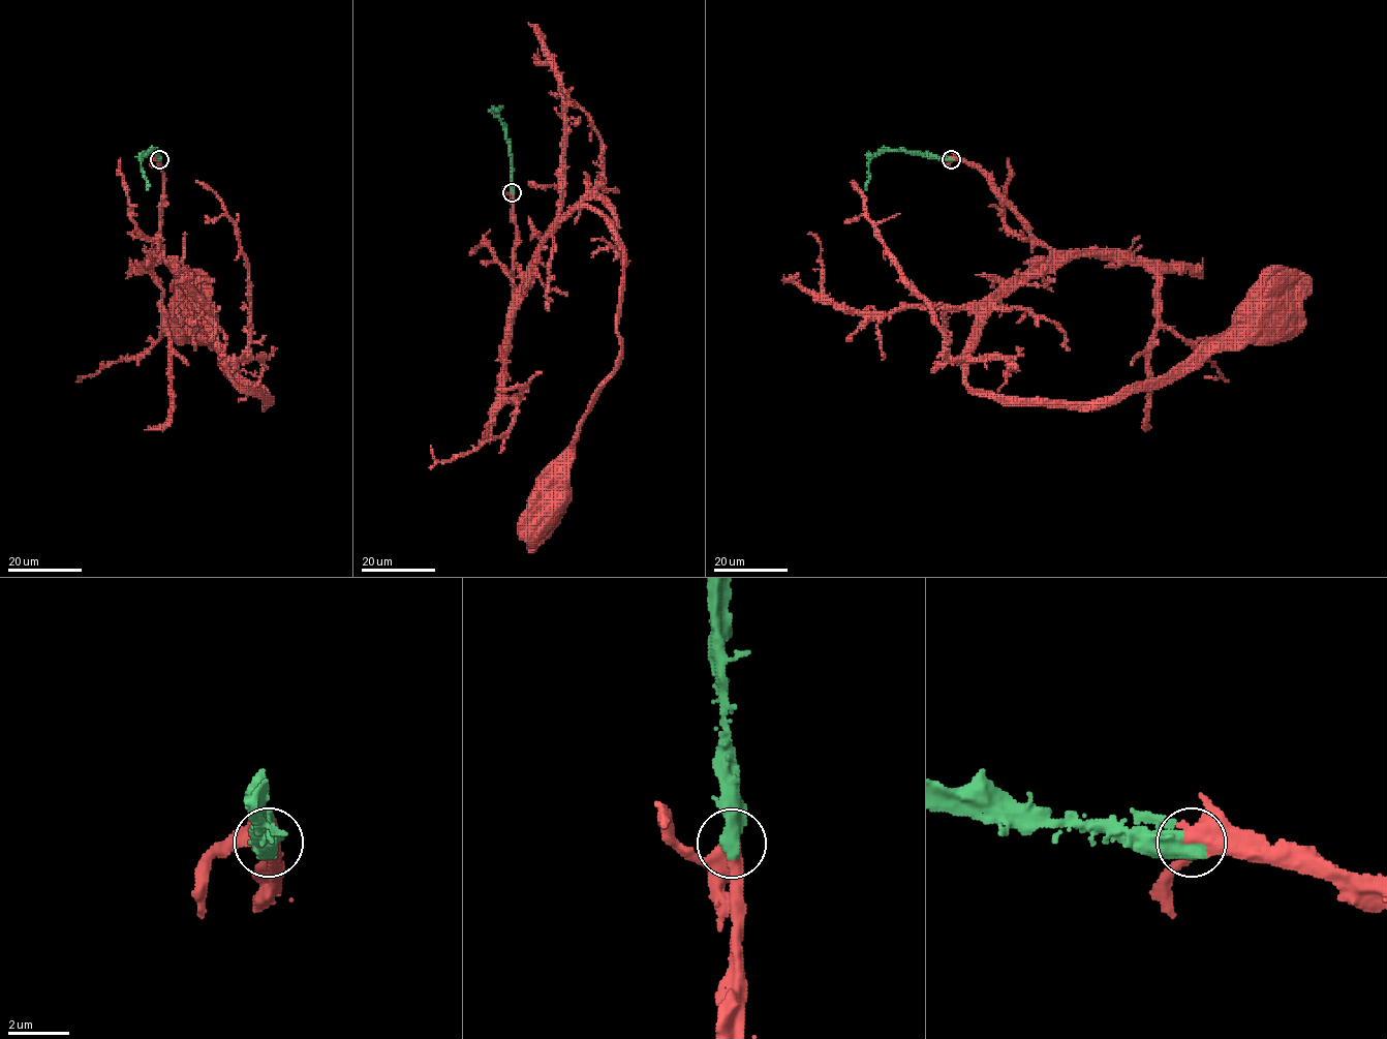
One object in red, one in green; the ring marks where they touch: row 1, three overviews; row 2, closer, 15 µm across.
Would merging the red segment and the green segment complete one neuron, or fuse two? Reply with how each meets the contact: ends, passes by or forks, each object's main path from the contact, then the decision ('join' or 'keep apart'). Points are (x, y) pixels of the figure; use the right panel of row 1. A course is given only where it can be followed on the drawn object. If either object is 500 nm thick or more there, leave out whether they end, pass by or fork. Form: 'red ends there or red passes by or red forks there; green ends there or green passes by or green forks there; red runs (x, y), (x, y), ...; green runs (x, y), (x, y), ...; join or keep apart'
red runs (951, 159), (973, 163), (1050, 254), (984, 322), (968, 356), (974, 391), (1116, 400), (1265, 313); green runs (951, 159), (883, 150), (870, 159), (865, 189); join

